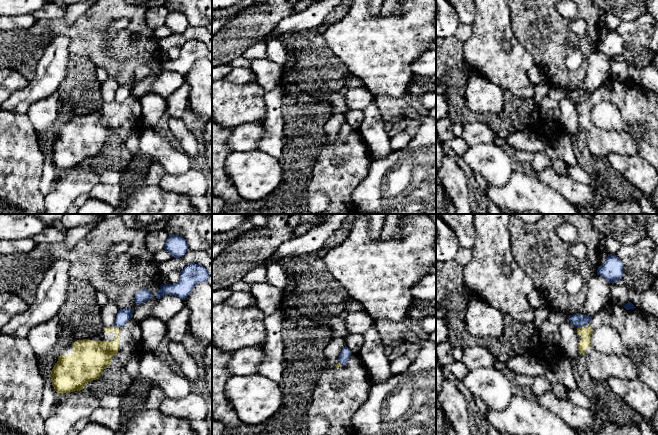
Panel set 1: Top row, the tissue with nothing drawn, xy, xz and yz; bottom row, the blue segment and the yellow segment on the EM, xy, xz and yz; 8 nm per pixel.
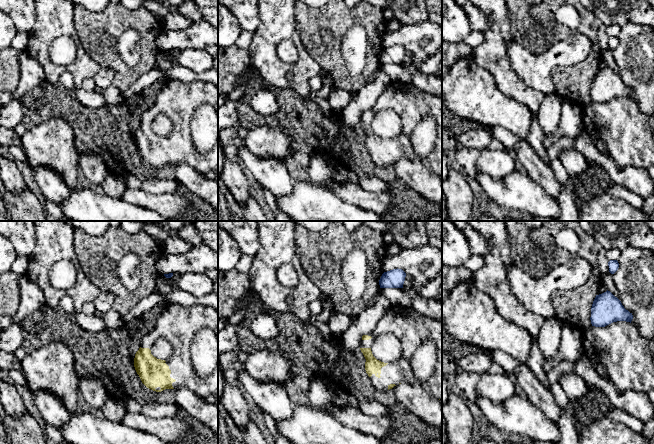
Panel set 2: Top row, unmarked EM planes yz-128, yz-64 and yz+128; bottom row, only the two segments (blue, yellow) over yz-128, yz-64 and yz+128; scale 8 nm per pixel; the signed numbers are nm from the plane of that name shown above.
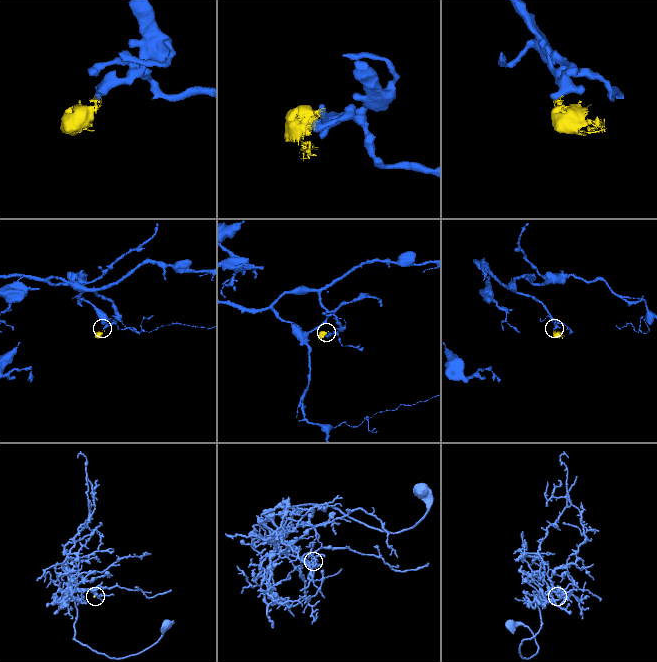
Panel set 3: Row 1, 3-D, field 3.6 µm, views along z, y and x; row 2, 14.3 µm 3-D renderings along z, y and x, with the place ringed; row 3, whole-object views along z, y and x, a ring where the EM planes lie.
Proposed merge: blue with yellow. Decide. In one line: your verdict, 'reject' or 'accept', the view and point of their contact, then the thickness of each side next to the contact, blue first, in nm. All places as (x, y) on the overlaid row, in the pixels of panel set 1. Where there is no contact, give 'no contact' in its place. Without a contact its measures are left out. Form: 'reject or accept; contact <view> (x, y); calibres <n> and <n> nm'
reject; contact yz (582, 326); calibres 100 and 90 nm

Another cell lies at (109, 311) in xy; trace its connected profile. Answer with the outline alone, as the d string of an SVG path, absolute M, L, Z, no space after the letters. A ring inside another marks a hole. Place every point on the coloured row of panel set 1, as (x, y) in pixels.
M108 300L108 302L101 309L102 325L104 327L113 326L119 310L119 306L116 302Z

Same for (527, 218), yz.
M511 214L511 215L516 216L525 223L537 223L544 216L544 214Z

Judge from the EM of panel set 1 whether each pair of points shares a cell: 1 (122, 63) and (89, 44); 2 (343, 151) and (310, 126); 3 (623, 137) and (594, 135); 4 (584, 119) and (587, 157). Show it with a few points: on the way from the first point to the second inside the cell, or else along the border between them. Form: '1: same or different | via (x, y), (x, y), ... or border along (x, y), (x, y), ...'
1: same | via (112, 64), (102, 64), (94, 54)
2: different | border along (327, 141), (313, 161)
3: same | via (616, 137), (601, 137)
4: different | border along (579, 129), (588, 150), (604, 158)

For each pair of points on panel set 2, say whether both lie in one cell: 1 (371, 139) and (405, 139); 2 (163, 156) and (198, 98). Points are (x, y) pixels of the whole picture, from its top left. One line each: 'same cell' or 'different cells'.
1: same cell
2: same cell

